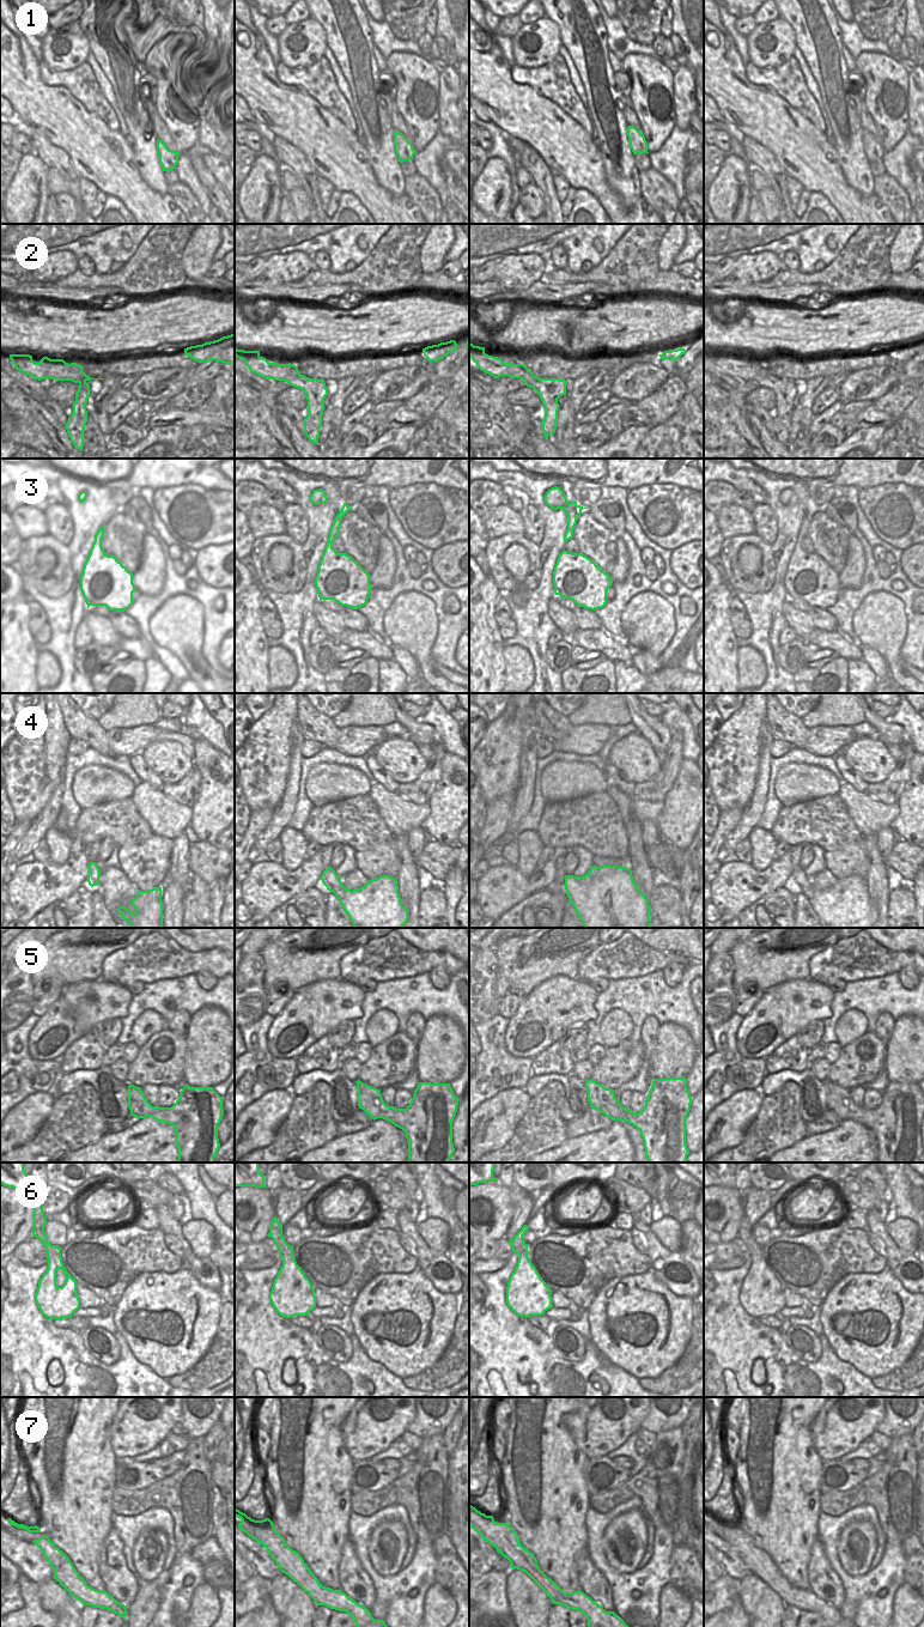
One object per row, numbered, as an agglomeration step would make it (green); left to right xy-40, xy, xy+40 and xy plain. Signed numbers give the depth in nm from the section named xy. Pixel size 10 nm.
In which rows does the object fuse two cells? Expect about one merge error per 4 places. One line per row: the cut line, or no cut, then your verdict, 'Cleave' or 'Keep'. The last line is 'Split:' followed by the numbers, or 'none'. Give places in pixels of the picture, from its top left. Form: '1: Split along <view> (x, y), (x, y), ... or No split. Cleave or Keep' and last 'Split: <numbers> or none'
1: No split. Keep
2: Split along xy (299, 374), (286, 376), (283, 380). Cleave
3: No split. Keep
4: No split. Keep
5: No split. Keep
6: No split. Keep
7: No split. Keep
Split: 2.

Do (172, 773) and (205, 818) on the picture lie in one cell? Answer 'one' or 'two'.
two

